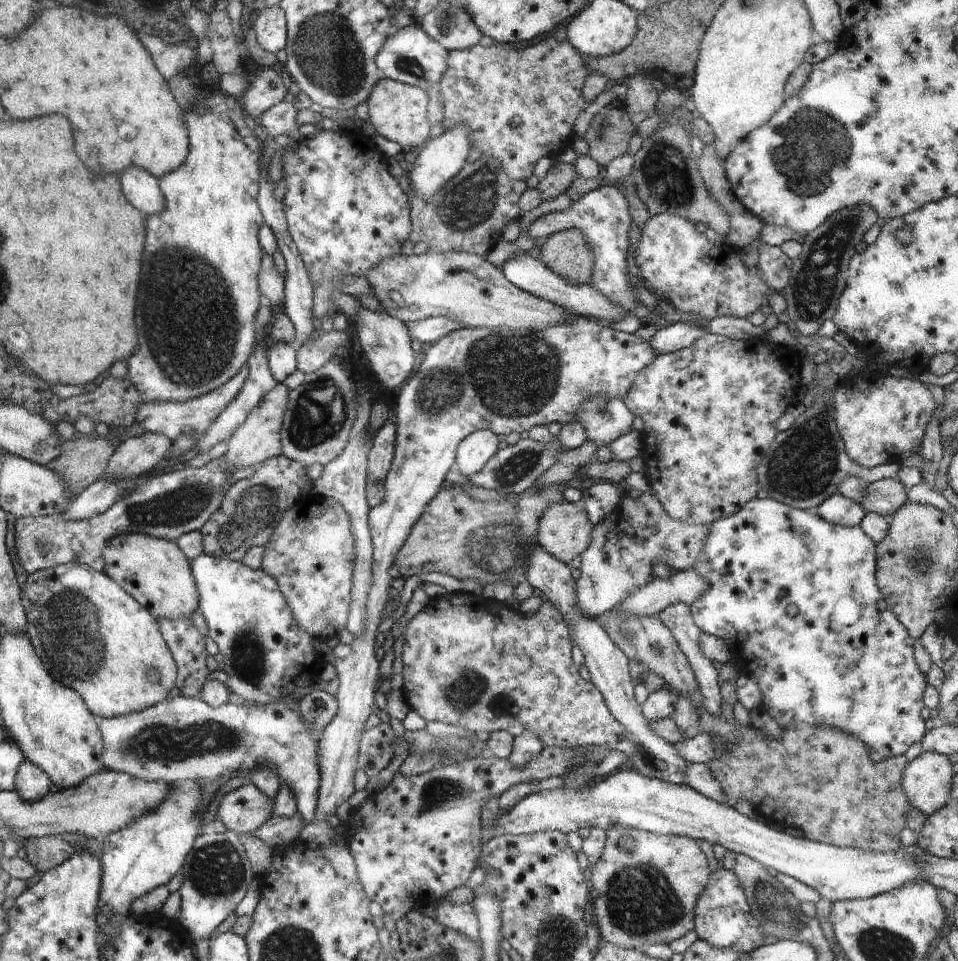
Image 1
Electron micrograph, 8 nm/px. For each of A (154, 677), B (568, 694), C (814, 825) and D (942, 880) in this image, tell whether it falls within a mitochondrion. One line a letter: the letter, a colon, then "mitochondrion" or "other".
A: mitochondrion
B: other
C: other
D: other

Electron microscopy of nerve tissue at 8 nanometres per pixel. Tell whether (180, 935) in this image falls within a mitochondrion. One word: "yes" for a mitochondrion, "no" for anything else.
no

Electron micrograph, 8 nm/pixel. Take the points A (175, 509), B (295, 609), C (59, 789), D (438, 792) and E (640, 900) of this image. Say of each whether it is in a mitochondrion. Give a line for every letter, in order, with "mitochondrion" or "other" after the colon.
A: mitochondrion
B: other
C: other
D: mitochondrion
E: mitochondrion

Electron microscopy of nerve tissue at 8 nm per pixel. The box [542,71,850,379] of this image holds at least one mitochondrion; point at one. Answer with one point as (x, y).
(665, 169)

